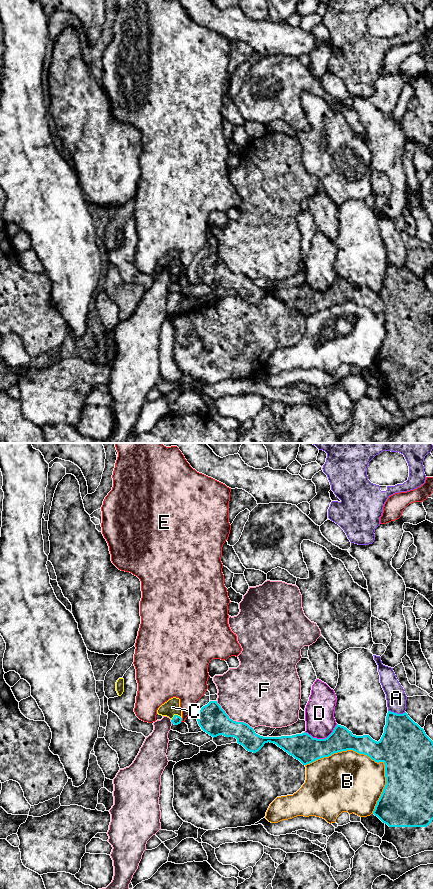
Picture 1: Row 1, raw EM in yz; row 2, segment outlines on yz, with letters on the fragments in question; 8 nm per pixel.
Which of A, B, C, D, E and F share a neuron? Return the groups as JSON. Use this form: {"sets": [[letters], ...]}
{"sets": [["A"], ["B"], ["C"], ["D"], ["E"], ["F"]]}

